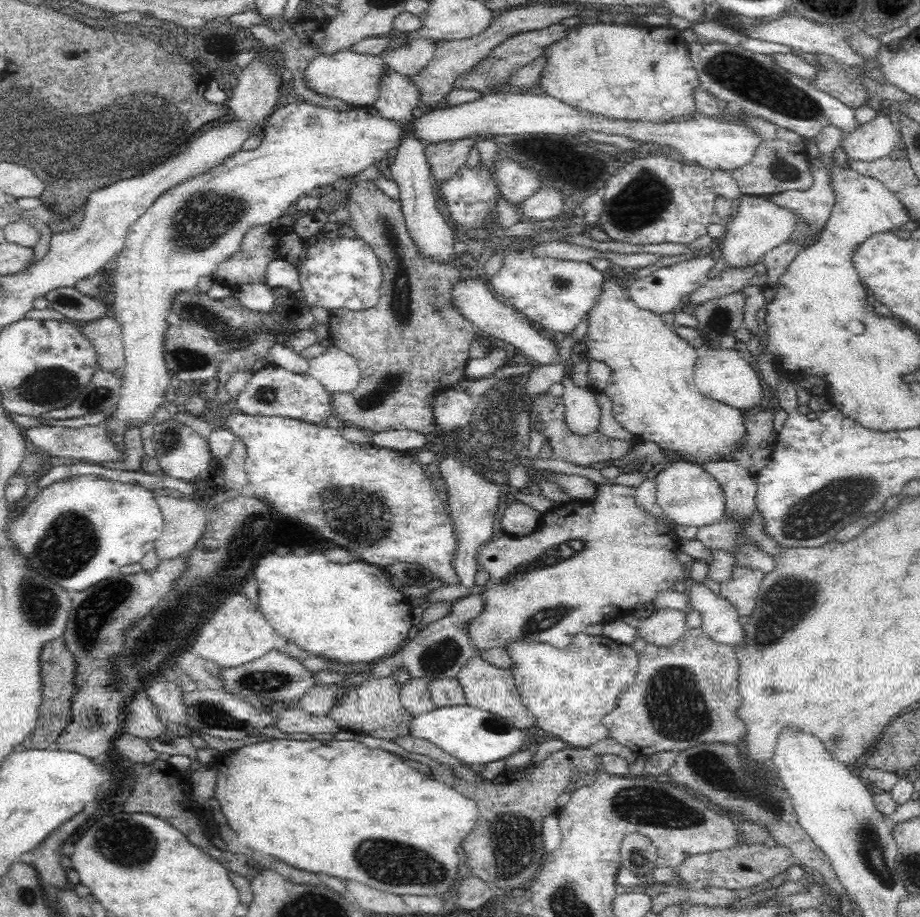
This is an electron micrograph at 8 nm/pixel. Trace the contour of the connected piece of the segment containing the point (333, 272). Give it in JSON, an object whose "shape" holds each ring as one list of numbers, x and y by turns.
{"shape":[[339,236,321,240,322,244,316,243,303,253,302,262,296,267,301,282,304,304,312,308,326,308,326,310,346,309,349,311,363,311,378,304,381,295,383,272,377,254,373,248,360,237,347,238]]}

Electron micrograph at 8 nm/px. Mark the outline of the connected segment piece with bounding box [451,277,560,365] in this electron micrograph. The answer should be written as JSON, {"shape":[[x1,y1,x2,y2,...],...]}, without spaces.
{"shape":[[482,277,457,282,451,293,454,296,456,310,498,344,506,342,512,344,521,351,523,356,532,356,536,365,556,364,560,360,556,339,552,340,549,335,544,335,544,331,533,325,522,312,500,303]]}

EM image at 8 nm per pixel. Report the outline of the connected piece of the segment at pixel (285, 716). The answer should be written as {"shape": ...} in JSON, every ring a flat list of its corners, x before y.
{"shape":[[278,705,281,717,278,727,282,732,299,732,302,734,336,734,341,728,335,720,330,717,308,714,300,709,289,708,289,705]]}

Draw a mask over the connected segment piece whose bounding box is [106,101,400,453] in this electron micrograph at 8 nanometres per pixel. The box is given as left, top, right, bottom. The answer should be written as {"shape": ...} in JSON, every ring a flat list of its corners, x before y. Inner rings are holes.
{"shape":[[296,101,280,107,276,112,271,113,267,117,267,120,268,124,266,125,262,143,258,148,255,150,248,150,248,152,245,152,240,148,233,156,223,159,218,165,204,169,202,172,198,172,196,176,188,176,186,180,182,180,182,182,174,184,172,188,164,190,164,192,150,204,150,208,146,208,142,213,142,216,139,216,138,220,135,220,129,226,122,250,120,250,113,259,114,268,107,268,110,272,114,270,114,288,112,288,112,290,114,290,114,307,112,309,112,316,118,321,118,324,120,324,123,330,122,340,125,350,125,366,121,381,121,397,119,398,115,411,112,416,110,416,110,420,106,423,109,423,109,426,113,428,113,432,115,432,115,442,117,442,117,447,122,450,122,453,124,451,123,437,127,425,135,423,139,428,140,421,138,420,150,418,159,407,164,407,164,404,166,404,166,401,163,398,167,388,170,386,170,378,166,375,166,363,164,363,164,357,162,357,162,334,164,334,164,330,166,330,165,319,167,313,171,310,172,298,175,298,174,294,178,294,178,290,180,290,180,292,182,292,182,290,194,290,200,276,214,275,219,264,222,264,235,252,238,252,238,249,241,247,242,239,248,231,257,226,269,225,274,218,280,218,280,216,290,208,290,204,294,204,301,196,317,193,321,187,332,185,337,179,363,172,374,163,379,162,378,167,382,169,389,151,391,149,396,149,396,146,398,146,398,138,400,138,400,125,394,123,394,121,384,119,374,106,357,107,354,110,342,112,335,111,331,108,324,108]]}

